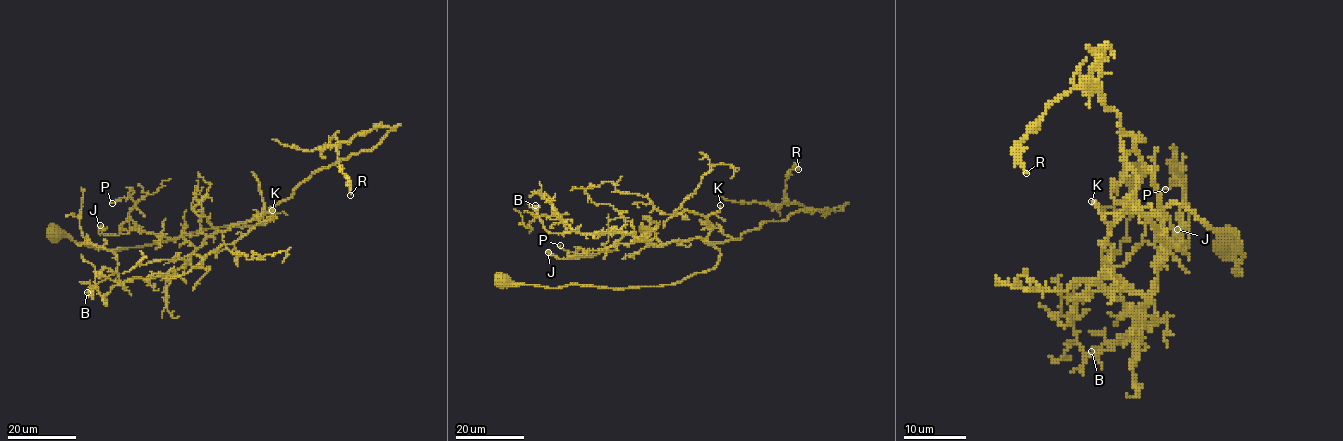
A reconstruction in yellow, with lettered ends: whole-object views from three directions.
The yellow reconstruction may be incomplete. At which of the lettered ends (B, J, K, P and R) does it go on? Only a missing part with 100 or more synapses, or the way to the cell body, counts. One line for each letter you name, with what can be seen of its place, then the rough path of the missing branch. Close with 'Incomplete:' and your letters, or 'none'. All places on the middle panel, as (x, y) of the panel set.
Incomplete: none

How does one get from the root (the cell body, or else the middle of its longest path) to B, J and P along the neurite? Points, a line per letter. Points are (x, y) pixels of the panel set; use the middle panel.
B: (503, 279), (661, 286), (719, 261), (719, 251), (700, 238), (654, 245), (624, 233), (549, 233), (535, 205)
J: (503, 279), (661, 286), (713, 269), (719, 256), (700, 238), (636, 240), (562, 259), (548, 252)
P: (503, 279), (661, 286), (713, 269), (719, 256), (700, 238), (636, 240), (569, 258), (577, 258), (560, 245)

